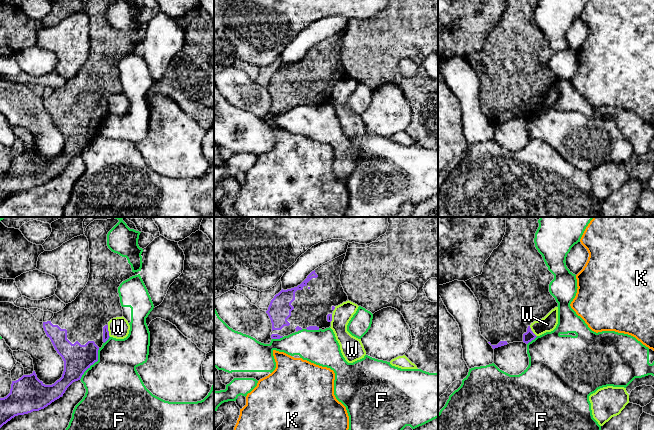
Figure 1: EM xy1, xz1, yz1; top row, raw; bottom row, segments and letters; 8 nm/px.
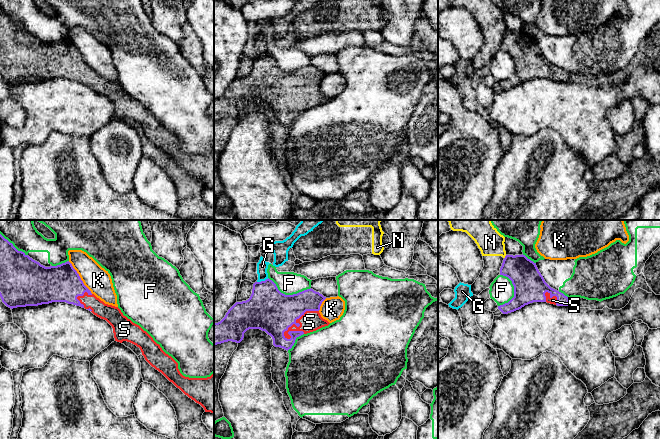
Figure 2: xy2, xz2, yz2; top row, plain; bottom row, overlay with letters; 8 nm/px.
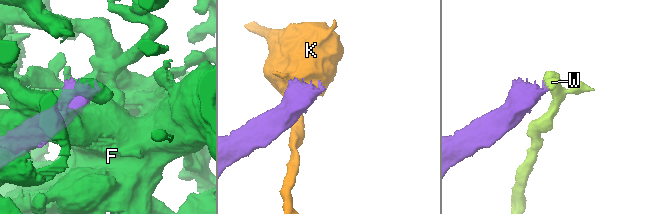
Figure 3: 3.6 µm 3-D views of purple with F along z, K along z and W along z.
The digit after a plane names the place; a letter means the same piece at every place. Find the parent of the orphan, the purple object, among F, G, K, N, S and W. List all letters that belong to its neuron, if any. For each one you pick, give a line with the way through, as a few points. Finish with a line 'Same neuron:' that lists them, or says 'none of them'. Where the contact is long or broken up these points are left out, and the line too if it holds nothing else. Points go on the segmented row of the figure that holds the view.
Same neuron: S

